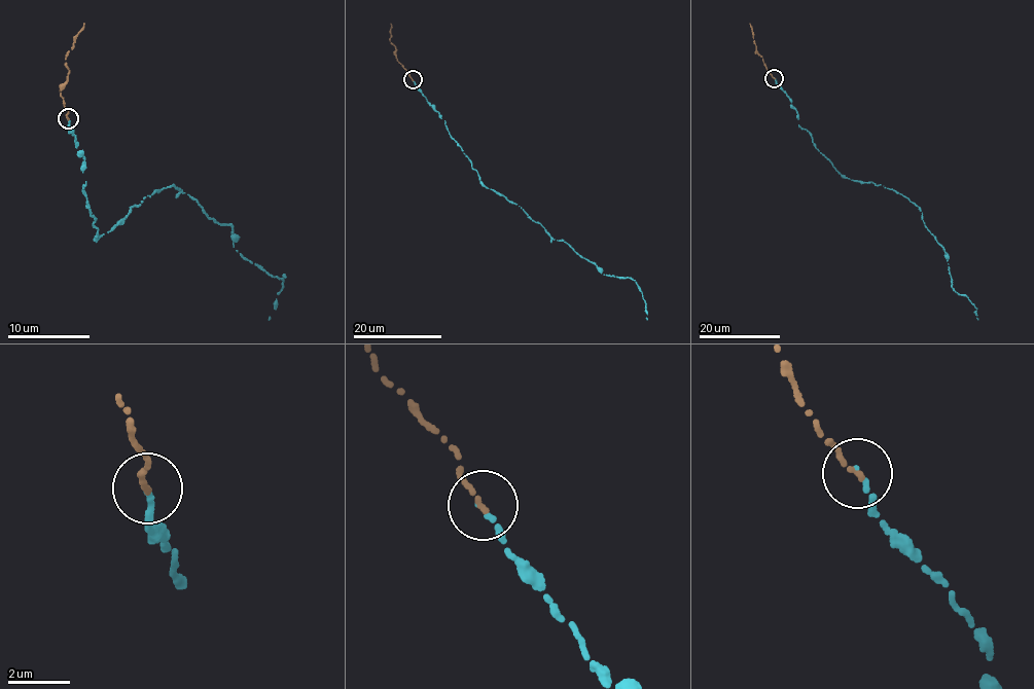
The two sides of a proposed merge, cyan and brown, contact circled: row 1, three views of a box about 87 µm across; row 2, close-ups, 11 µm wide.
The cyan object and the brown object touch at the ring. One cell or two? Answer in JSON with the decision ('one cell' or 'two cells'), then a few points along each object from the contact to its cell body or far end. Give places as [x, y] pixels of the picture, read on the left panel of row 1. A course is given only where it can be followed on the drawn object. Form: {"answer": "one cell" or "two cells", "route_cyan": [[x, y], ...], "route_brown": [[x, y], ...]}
{"answer": "one cell", "route_cyan": [[67, 118], [85, 157], [95, 238], [173, 185], [233, 226], [242, 255], [285, 277], [269, 319]], "route_brown": [[67, 118], [60, 91], [68, 80], [66, 52], [72, 48], [83, 23]]}

